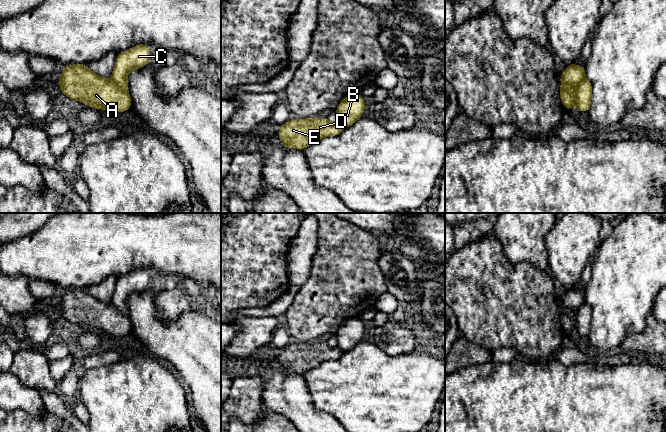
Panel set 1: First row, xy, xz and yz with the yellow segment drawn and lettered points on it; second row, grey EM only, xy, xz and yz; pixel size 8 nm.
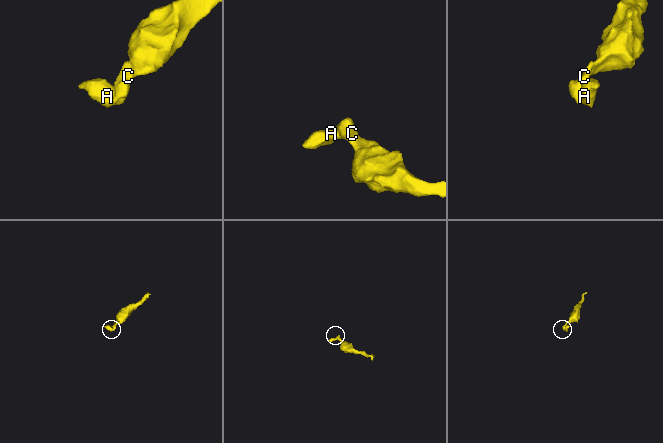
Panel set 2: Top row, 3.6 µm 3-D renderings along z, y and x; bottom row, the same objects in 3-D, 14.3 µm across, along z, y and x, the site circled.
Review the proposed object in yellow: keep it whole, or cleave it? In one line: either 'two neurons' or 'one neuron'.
two neurons

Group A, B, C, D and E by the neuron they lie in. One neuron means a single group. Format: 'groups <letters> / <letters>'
groups A D E / B C

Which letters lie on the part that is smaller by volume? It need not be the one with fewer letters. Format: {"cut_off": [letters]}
{"cut_off": ["A", "D", "E"]}

